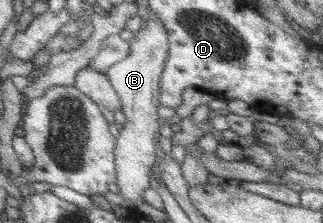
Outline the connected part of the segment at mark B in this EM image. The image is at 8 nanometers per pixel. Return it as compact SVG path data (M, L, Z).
M159 17L143 19L143 28L135 33L129 41L129 54L123 61L113 64L103 73L113 92L121 102L120 111L125 118L121 130L114 138L114 174L112 188L128 200L131 207L140 202L145 188L149 188L150 167L155 160L157 132L162 126L156 109L159 96L159 76L164 68L168 52L167 32Z

